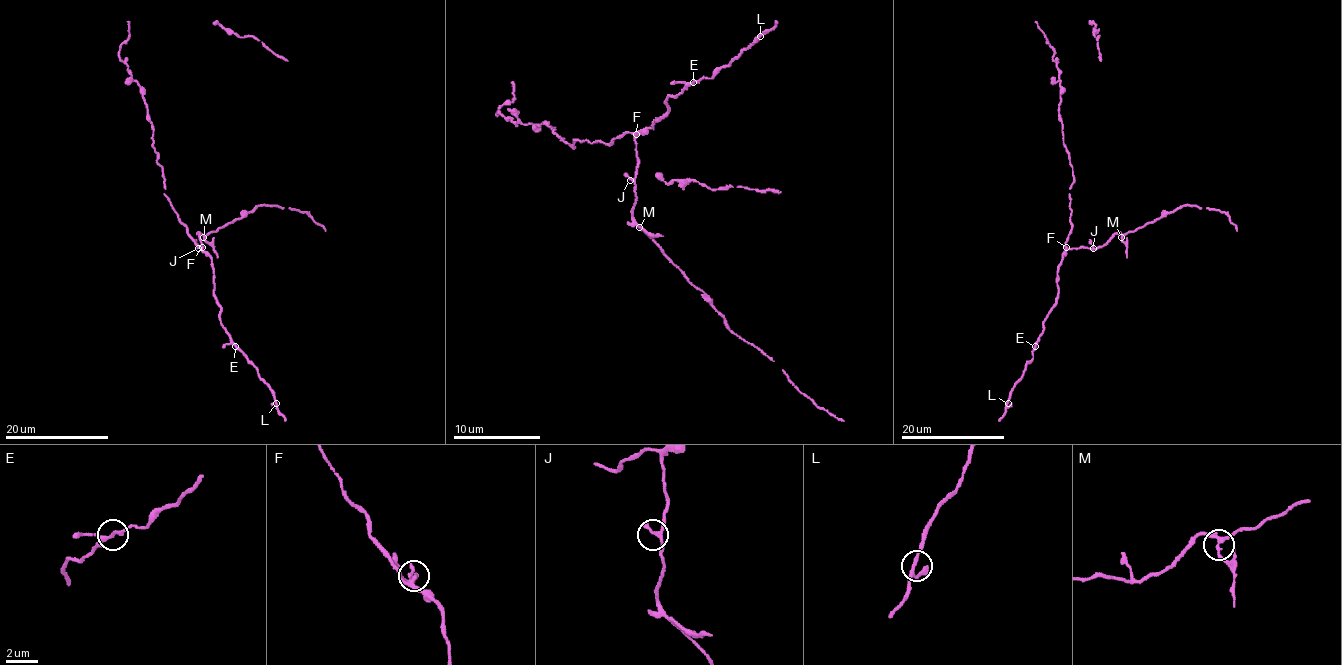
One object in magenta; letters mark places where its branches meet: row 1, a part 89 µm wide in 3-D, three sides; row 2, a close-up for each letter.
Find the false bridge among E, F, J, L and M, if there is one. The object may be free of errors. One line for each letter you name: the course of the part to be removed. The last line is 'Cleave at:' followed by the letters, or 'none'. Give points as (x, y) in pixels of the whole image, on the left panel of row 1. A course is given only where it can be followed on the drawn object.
M: Course of the part to remove: (203, 236), (217, 257)
Cleave at: M

